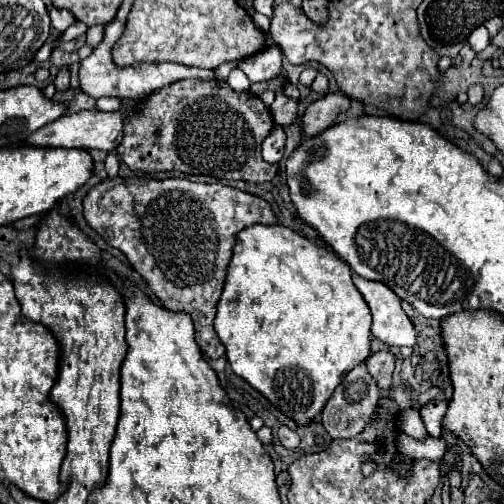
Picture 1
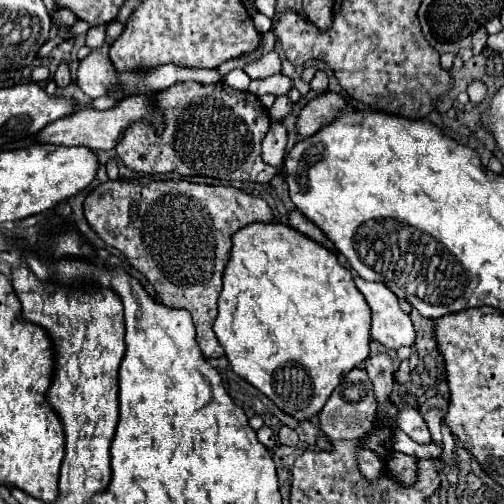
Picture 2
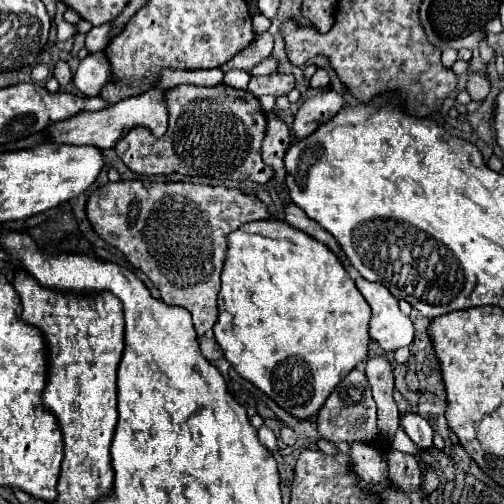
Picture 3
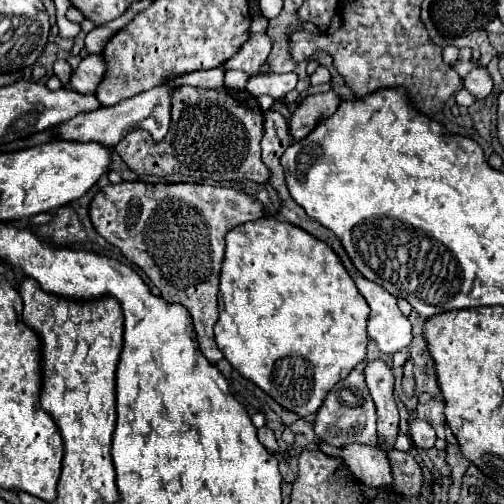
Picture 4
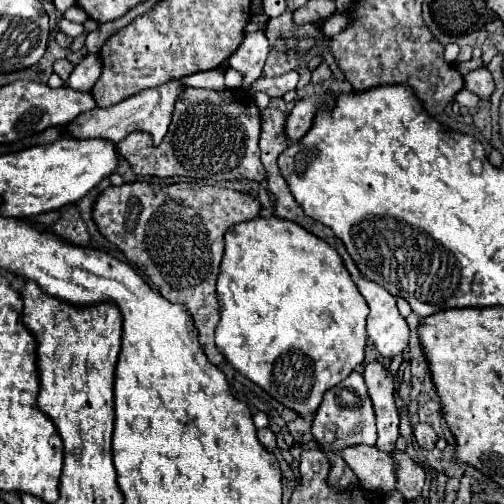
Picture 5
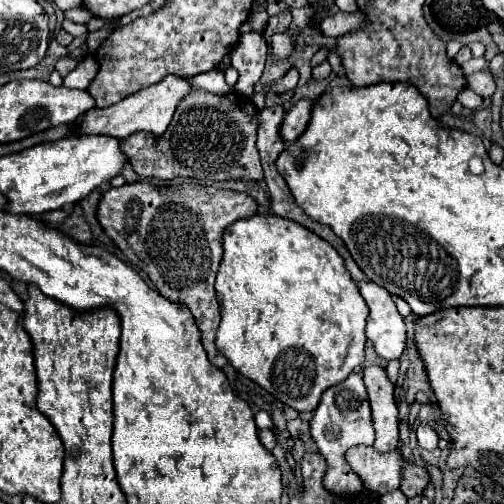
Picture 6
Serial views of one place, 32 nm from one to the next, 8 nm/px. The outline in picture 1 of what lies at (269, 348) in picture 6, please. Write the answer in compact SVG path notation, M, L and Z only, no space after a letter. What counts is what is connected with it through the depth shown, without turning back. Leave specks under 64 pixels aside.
M256 224L256 226L244 228L238 234L238 240L236 240L236 246L234 246L234 256L232 256L230 266L228 266L228 276L226 276L226 282L224 282L224 290L222 290L222 296L218 300L218 314L216 314L216 320L214 320L214 330L216 330L218 338L222 340L222 344L226 346L226 358L232 366L232 372L236 376L240 376L242 380L246 380L262 396L266 396L282 414L292 418L298 426L310 424L322 412L324 404L332 396L334 388L342 382L342 378L354 366L362 364L370 356L370 308L364 302L364 298L360 296L360 292L356 292L356 286L352 284L350 266L344 264L332 250L322 248L322 246L310 242L308 238L304 238L302 234L298 234L296 230L280 226L280 224L276 224L276 226Z

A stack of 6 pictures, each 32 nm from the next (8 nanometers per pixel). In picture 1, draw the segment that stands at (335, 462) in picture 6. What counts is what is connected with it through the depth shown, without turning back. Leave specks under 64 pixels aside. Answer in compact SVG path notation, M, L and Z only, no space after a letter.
M360 364L352 372L348 372L344 376L344 380L340 382L340 386L334 390L332 398L328 400L328 404L322 410L322 424L332 438L354 438L370 424L370 416L372 416L378 400L380 400L378 384L370 376L366 364Z

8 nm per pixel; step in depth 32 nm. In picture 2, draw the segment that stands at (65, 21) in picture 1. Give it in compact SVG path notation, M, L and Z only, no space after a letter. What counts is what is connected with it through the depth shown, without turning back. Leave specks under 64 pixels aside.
M56 8L56 10L52 12L52 22L54 22L58 28L72 26L76 20L78 20L78 18L76 18L70 10L60 10L60 8Z

